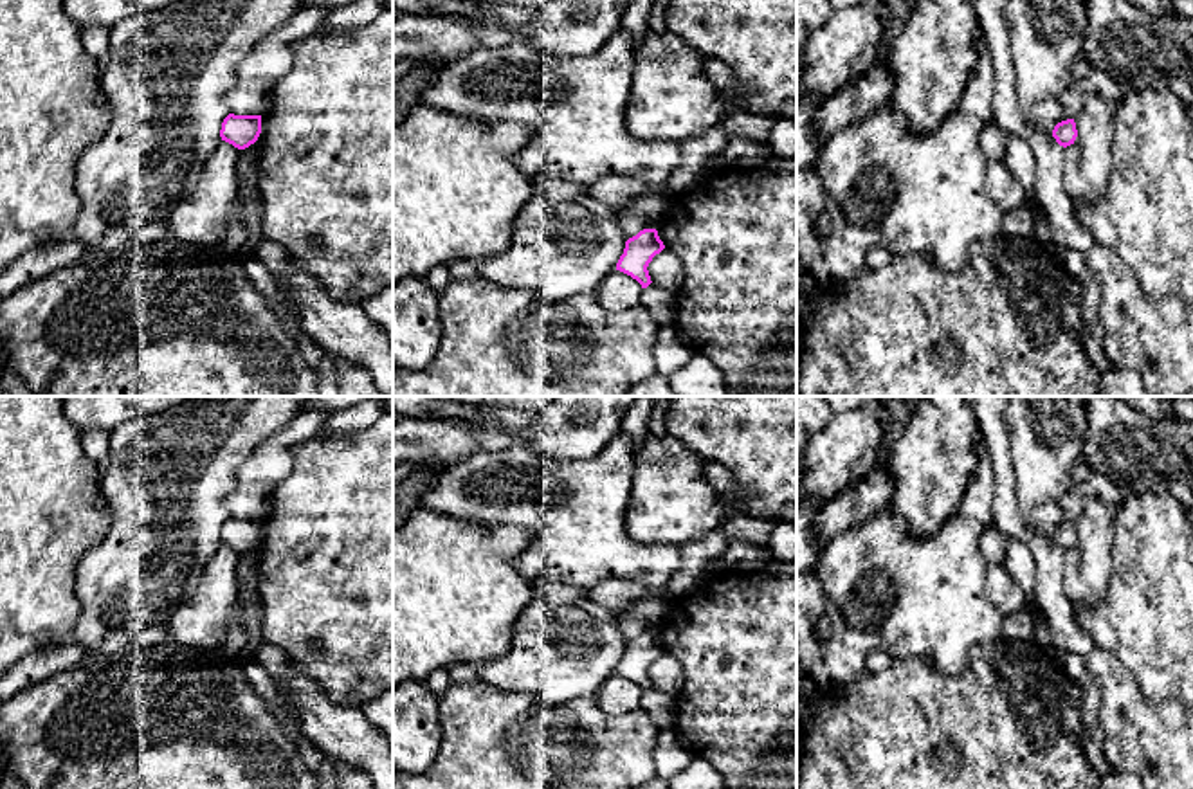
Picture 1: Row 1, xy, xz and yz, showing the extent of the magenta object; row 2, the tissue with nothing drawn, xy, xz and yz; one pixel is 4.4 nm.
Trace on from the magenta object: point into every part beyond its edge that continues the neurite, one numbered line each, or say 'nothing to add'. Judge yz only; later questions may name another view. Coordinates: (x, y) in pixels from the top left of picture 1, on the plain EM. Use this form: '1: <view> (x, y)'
nothing to add

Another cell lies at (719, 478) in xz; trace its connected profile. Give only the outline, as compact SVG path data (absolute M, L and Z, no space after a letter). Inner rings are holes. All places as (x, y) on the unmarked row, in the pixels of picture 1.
M705 459L705 476L719 494L748 495L746 490L735 485L732 472L715 461Z

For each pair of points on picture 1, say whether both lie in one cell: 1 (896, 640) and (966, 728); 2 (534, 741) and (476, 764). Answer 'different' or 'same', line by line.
1: different
2: same

